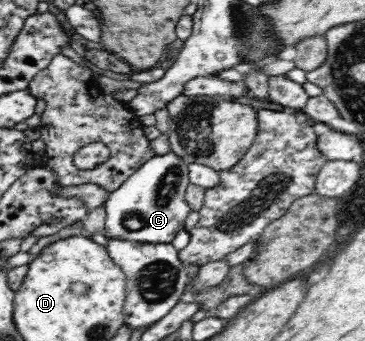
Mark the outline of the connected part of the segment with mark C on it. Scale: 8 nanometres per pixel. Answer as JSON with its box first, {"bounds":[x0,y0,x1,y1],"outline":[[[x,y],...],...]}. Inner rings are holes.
{"bounds":[104,151,192,243],"outline":[[[172,151],[167,155],[155,155],[141,165],[134,175],[127,178],[115,191],[110,192],[104,203],[106,211],[104,236],[109,240],[127,240],[141,243],[172,243],[178,231],[184,229],[187,214],[192,211],[185,200],[185,189],[189,185],[187,160],[184,161]]]}

